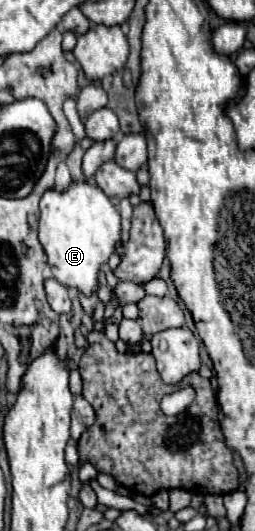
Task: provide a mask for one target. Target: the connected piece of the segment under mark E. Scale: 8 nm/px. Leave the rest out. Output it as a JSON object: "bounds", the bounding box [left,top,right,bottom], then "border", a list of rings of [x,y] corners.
{"bounds":[39,181,121,295],"border":[[[73,181],[65,191],[47,189],[41,197],[39,243],[43,245],[53,277],[75,287],[85,295],[97,291],[97,273],[103,263],[115,253],[115,243],[121,235],[121,217],[109,197],[87,181]]]}

